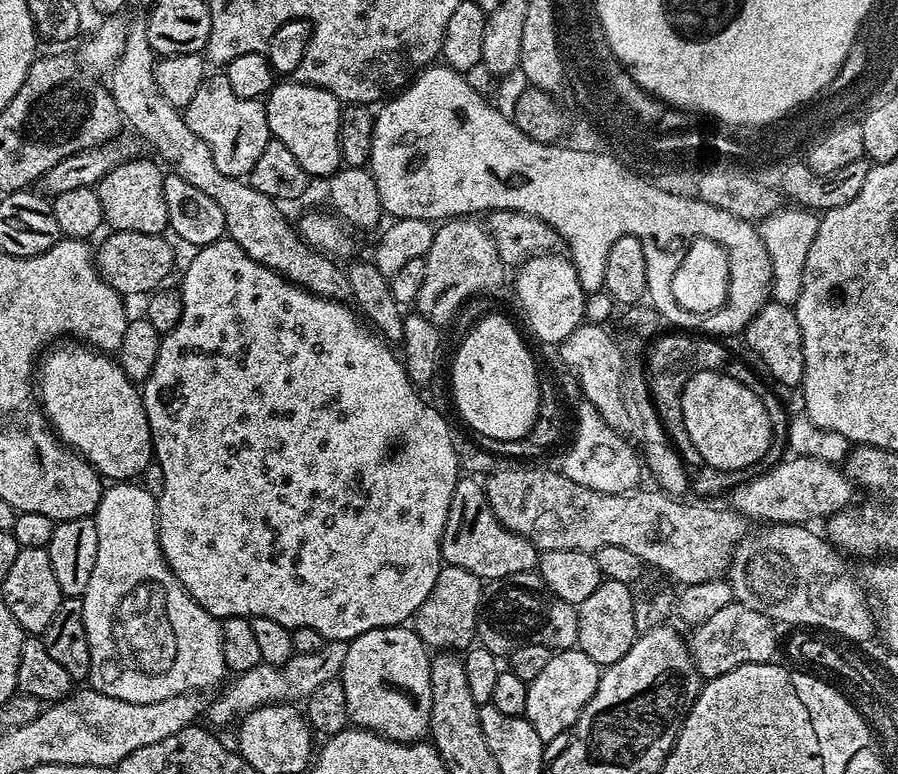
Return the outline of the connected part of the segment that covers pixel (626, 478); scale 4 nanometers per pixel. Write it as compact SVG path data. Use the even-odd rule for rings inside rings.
M581 403L580 421L576 424L576 441L572 444L572 449L564 456L564 466L562 473L573 482L578 482L581 486L589 487L590 490L604 492L606 494L631 493L639 489L640 468L642 472L642 460L639 455L632 453L632 448L623 440L621 433L617 429L610 427L606 421L596 412L596 407L590 403Z

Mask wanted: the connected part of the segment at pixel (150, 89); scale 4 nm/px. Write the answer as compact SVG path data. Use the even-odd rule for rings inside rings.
M143 19L127 25L120 56L110 69L112 81L107 81L106 84L118 106L121 121L127 127L129 124L150 147L156 148L155 155L175 175L186 178L190 186L198 186L198 190L210 194L210 198L218 202L224 215L227 239L237 244L250 258L254 258L254 262L280 273L288 283L304 289L305 292L313 292L324 300L347 301L352 295L347 271L343 267L340 269L332 261L331 255L311 248L300 237L293 221L291 224L280 213L281 205L277 201L271 200L266 194L258 194L258 190L251 188L243 179L222 174L222 170L214 166L210 146L206 146L206 142L202 142L202 138L198 138L194 130L190 130L190 126L184 121L183 111L175 108L164 97L162 90L158 90L158 57L146 38L144 25Z

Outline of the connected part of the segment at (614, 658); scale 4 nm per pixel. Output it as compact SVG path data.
M605 579L578 606L578 638L577 645L581 652L586 654L594 663L607 666L618 662L634 646L637 638L635 628L635 602L633 600L634 592L627 584L620 581Z

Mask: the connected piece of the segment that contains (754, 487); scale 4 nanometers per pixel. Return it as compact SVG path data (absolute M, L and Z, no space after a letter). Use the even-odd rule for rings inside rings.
M795 456L786 458L778 466L774 466L774 470L770 470L766 474L762 474L758 478L754 478L745 484L739 484L738 487L732 489L730 499L732 499L731 507L739 512L741 516L756 520L768 520L769 525L774 524L802 524L807 525L808 520L812 520L815 516L819 518L827 518L833 516L836 512L842 511L853 503L852 492L854 493L854 485L847 475L839 467L834 466L835 463L829 462L820 456Z

